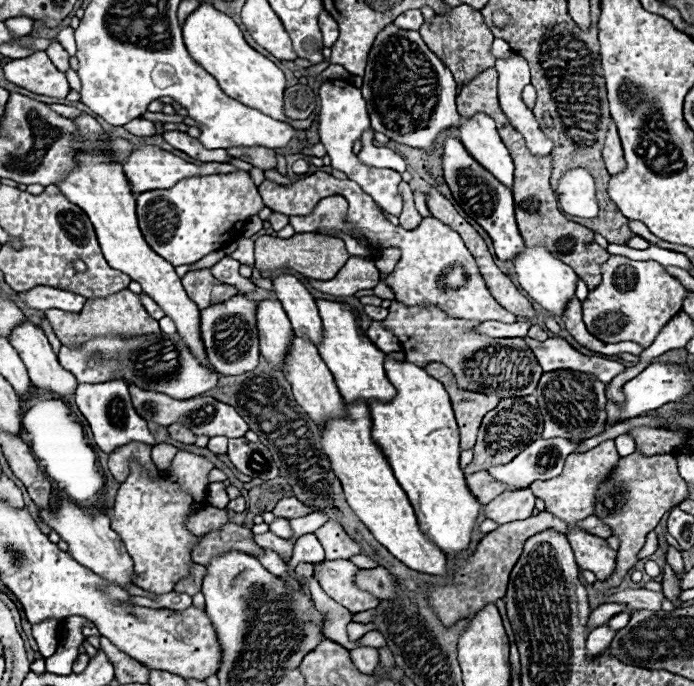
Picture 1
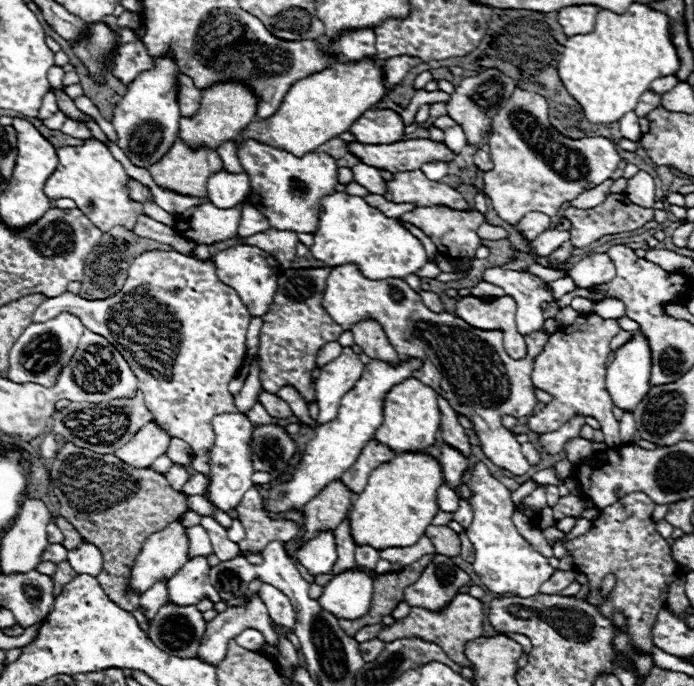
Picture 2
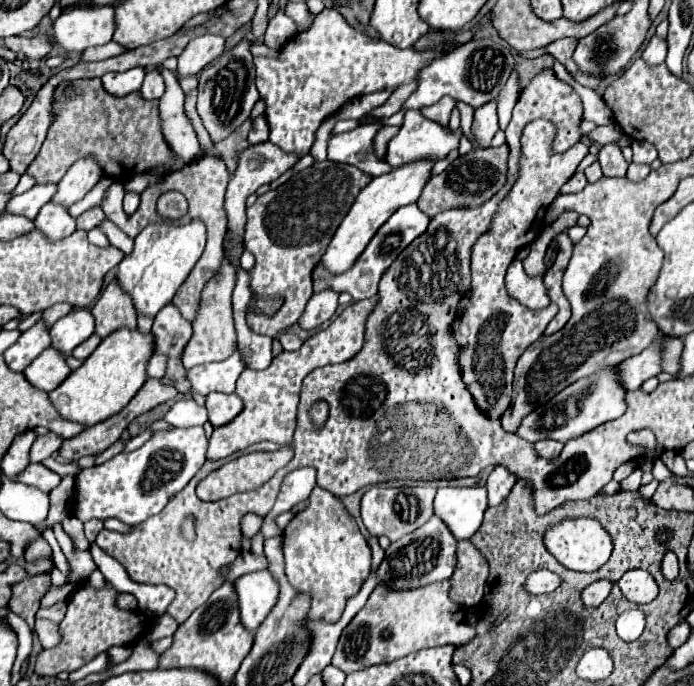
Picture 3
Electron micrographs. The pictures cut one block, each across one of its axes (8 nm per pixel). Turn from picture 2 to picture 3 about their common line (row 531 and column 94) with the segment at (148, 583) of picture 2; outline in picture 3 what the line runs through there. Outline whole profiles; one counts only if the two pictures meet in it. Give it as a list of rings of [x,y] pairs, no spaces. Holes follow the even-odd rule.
[[[80,158],[68,168],[64,178],[56,184],[58,190],[52,196],[52,202],[62,204],[64,208],[70,208],[74,202],[82,200],[100,178],[102,178],[102,172],[96,160]]]

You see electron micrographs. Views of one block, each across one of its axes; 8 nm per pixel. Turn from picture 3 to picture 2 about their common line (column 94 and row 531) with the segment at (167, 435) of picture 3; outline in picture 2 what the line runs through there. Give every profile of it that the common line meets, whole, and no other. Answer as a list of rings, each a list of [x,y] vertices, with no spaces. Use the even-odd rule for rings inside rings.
[[[482,462],[474,464],[466,486],[472,492],[468,496],[468,502],[474,510],[474,520],[466,528],[466,534],[474,544],[472,566],[482,584],[494,594],[512,594],[520,598],[540,594],[540,584],[552,576],[554,568],[548,564],[548,558],[540,556],[516,530],[512,522],[514,502],[510,490],[502,482],[498,482]]]

